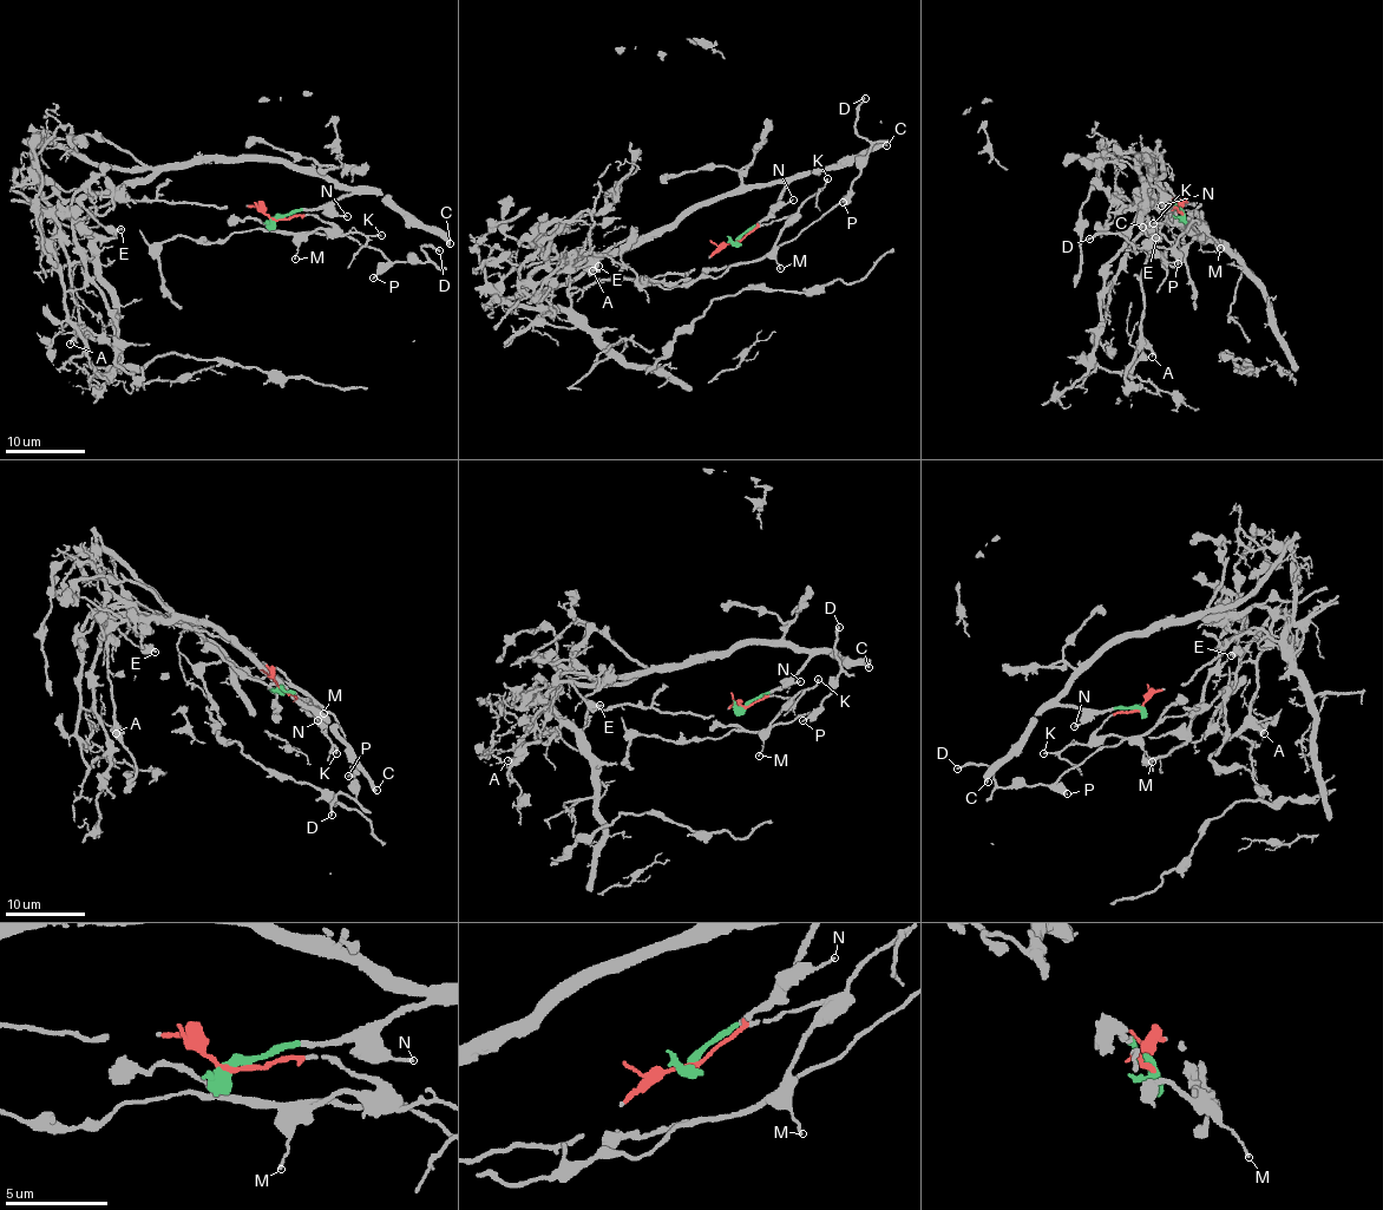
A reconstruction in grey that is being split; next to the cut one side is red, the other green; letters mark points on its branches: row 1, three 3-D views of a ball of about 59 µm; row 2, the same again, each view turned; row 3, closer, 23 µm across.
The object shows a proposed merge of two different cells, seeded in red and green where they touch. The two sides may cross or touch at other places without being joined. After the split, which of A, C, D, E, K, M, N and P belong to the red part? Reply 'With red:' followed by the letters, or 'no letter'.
With red: D, K, M, P

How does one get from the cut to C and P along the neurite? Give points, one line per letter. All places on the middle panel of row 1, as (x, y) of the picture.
C: (736, 243), (772, 209), (794, 178), (843, 167), (858, 154), (887, 145)
P: (736, 243), (762, 224), (774, 220), (787, 220), (778, 246), (792, 241), (843, 201)

